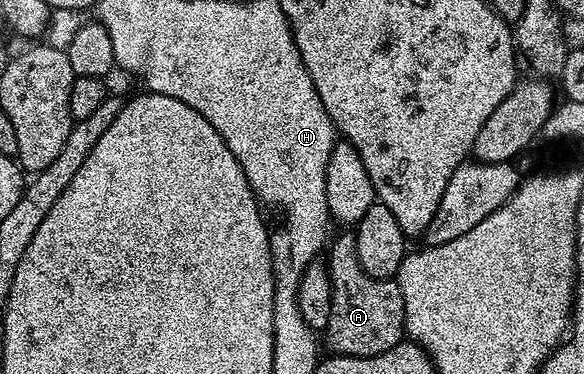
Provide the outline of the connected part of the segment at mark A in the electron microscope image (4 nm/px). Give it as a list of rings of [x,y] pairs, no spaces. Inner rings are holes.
[[[353,234],[336,235],[329,240],[328,254],[324,259],[332,285],[330,316],[328,317],[328,325],[324,329],[325,346],[327,343],[331,347],[329,350],[336,355],[356,355],[359,357],[369,357],[390,351],[404,339],[406,314],[404,313],[404,297],[400,293],[398,284],[394,279],[377,279],[364,273],[364,269],[360,265],[360,257],[356,253],[356,241]]]

